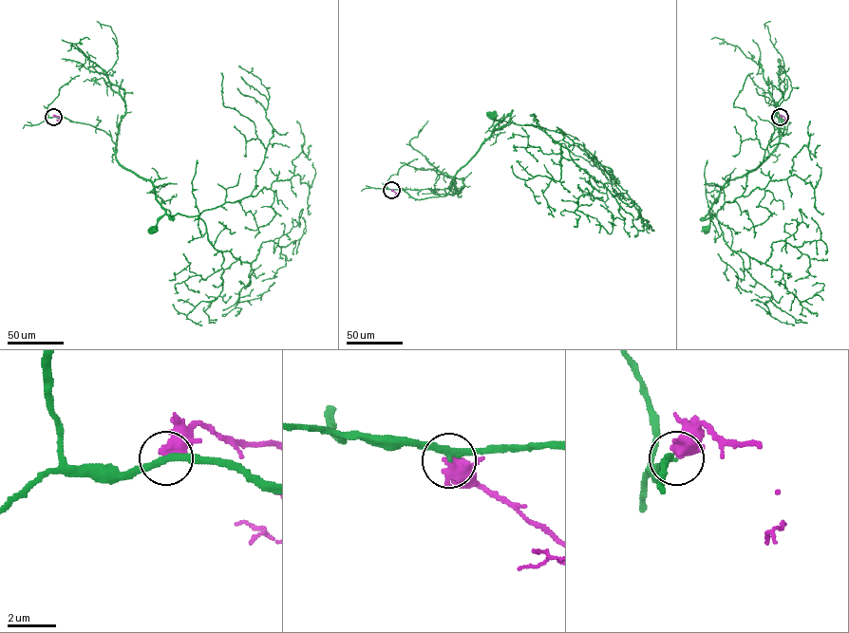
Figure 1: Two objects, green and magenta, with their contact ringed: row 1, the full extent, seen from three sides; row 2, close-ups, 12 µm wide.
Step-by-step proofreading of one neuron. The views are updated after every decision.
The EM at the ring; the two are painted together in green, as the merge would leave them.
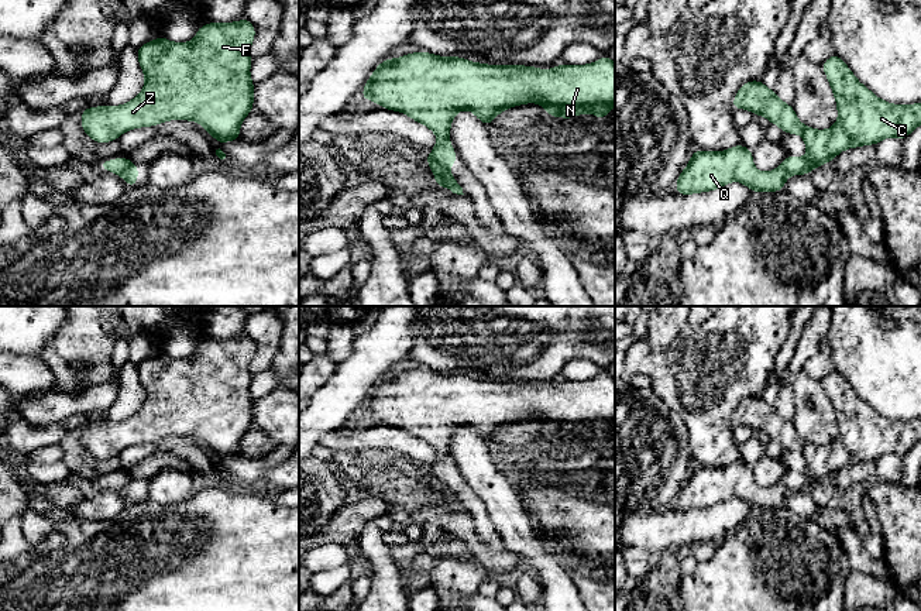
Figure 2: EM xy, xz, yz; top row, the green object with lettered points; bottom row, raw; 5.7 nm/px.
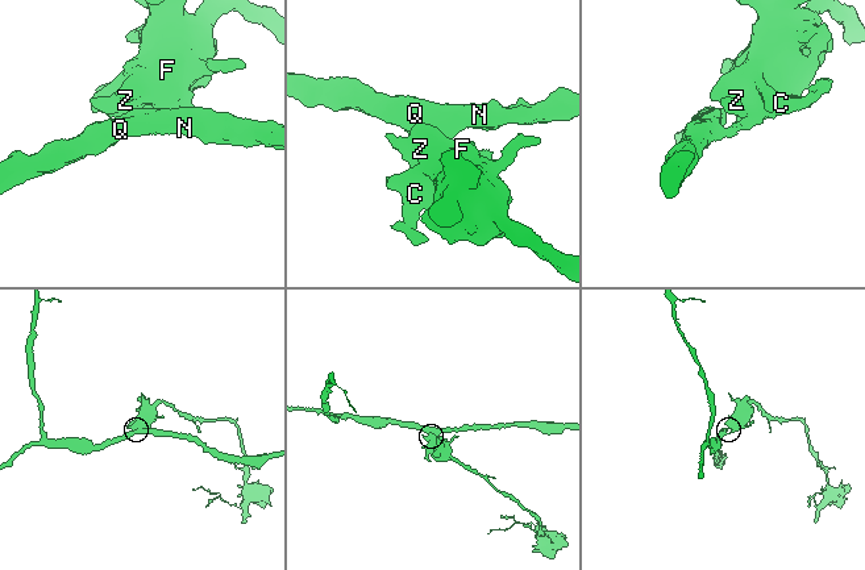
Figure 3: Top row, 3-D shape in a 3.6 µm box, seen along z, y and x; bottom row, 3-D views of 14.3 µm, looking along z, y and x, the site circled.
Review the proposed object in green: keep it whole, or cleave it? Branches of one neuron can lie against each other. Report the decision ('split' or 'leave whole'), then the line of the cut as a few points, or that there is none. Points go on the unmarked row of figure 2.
split | xz (430, 469), (447, 486)

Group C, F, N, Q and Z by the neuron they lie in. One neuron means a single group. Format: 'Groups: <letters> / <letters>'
Groups: C F Z / N Q

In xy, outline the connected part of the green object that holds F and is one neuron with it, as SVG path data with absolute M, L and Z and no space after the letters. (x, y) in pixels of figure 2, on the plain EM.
M244 333L233 339L210 337L197 344L189 358L173 358L162 351L137 364L140 384L145 392L142 406L120 422L86 423L79 437L94 459L118 456L128 446L152 443L171 436L199 439L217 459L240 457L243 436L254 426L254 404L250 382L254 340Z

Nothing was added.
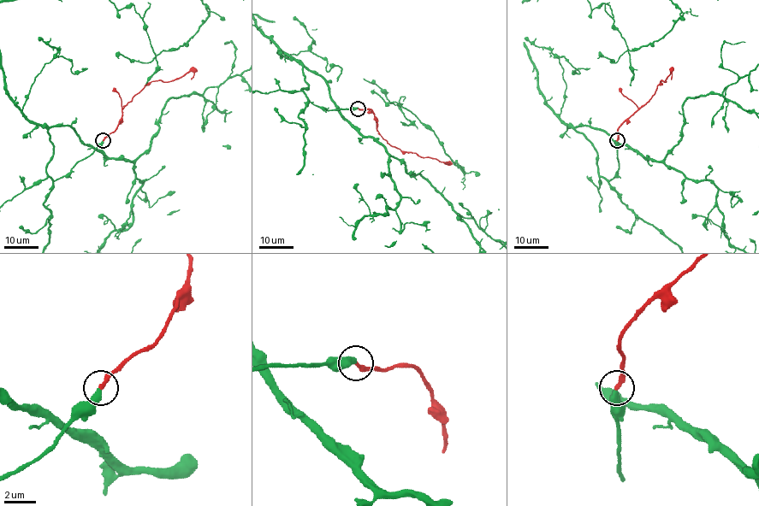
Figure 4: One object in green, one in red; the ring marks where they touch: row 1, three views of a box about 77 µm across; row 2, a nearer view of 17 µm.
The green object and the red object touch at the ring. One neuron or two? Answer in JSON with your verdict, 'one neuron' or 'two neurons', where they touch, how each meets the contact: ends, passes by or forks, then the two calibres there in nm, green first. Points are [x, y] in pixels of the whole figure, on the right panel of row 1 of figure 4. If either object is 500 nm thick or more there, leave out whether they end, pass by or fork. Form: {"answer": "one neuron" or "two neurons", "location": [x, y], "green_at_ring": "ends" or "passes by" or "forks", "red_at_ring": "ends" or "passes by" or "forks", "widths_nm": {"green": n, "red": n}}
{"answer": "one neuron", "location": [617, 140], "green_at_ring": "ends", "red_at_ring": "ends", "widths_nm": {"green": 420, "red": 280}}

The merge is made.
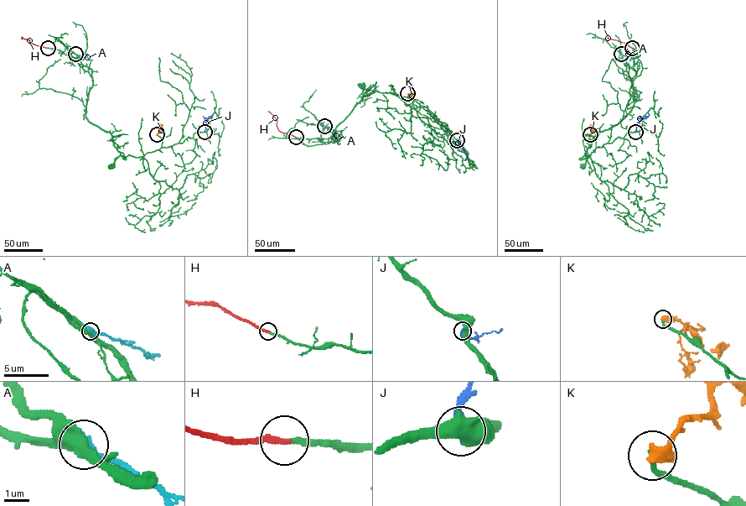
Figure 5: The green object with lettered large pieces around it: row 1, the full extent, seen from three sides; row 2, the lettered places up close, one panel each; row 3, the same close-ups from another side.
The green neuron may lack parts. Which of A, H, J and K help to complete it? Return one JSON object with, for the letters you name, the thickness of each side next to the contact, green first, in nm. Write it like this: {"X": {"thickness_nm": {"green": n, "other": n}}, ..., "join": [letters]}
{"H": {"thickness_nm": {"green": 200, "other": 220}}, "join": ["H"]}

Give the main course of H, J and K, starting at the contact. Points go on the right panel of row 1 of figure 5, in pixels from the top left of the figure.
H: (632, 48), (625, 43), (608, 37), (608, 39)
J: (635, 132), (637, 123), (648, 117), (647, 112)
K: (590, 134), (593, 124)

